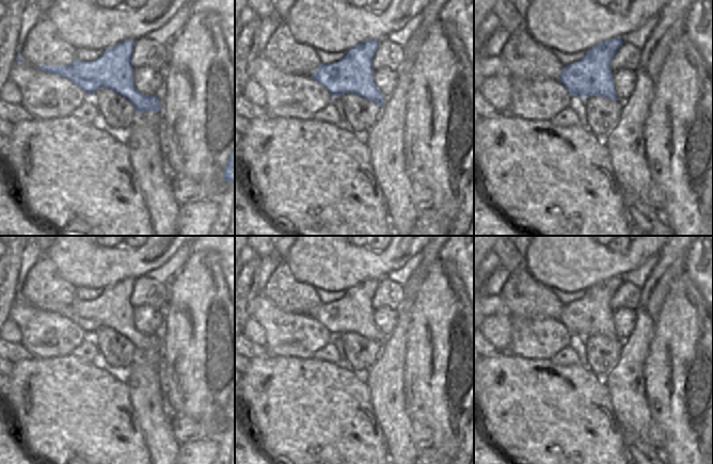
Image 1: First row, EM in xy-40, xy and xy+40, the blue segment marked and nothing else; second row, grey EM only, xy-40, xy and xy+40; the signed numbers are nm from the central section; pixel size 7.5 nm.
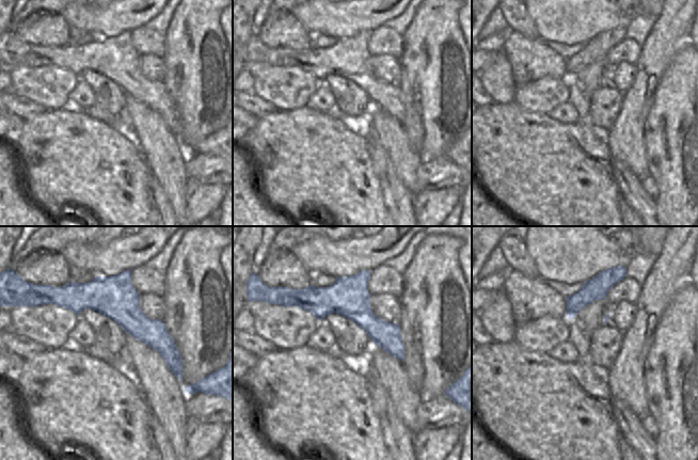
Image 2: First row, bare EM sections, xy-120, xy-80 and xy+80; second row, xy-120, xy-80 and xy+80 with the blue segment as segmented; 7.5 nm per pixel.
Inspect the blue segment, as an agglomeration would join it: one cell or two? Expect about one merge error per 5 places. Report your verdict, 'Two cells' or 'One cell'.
One cell

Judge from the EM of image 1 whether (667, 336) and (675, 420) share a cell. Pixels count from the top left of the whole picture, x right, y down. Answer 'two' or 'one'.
one

